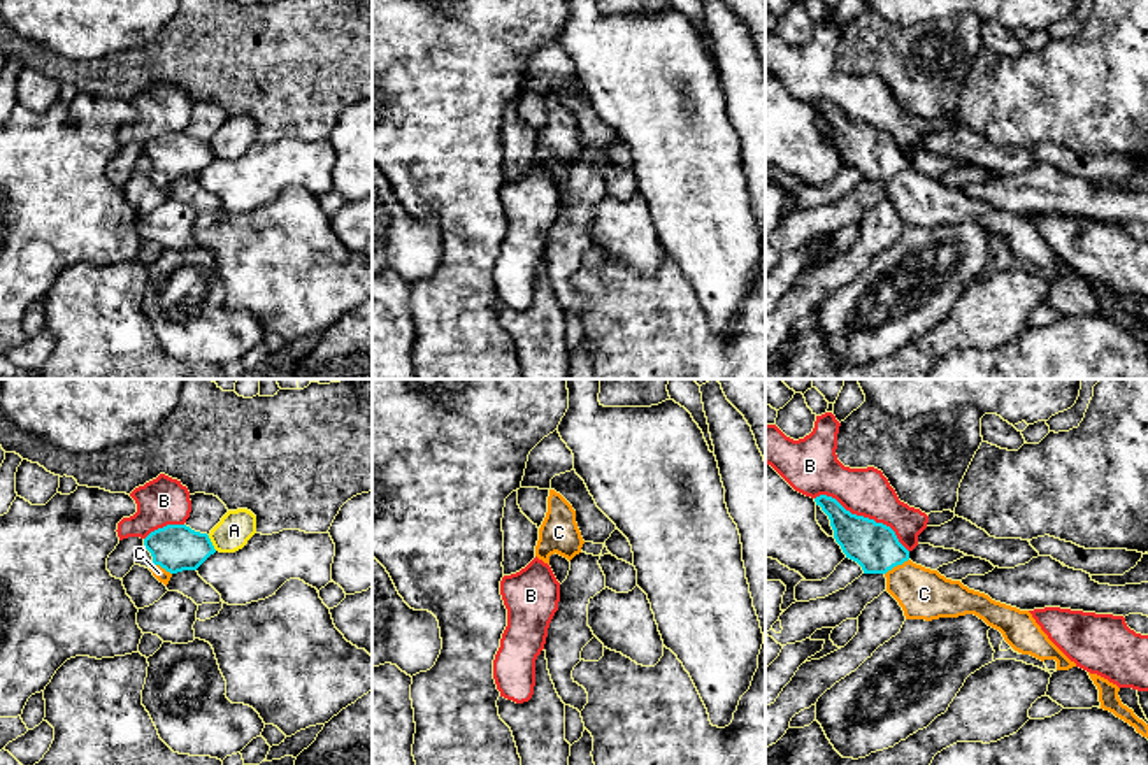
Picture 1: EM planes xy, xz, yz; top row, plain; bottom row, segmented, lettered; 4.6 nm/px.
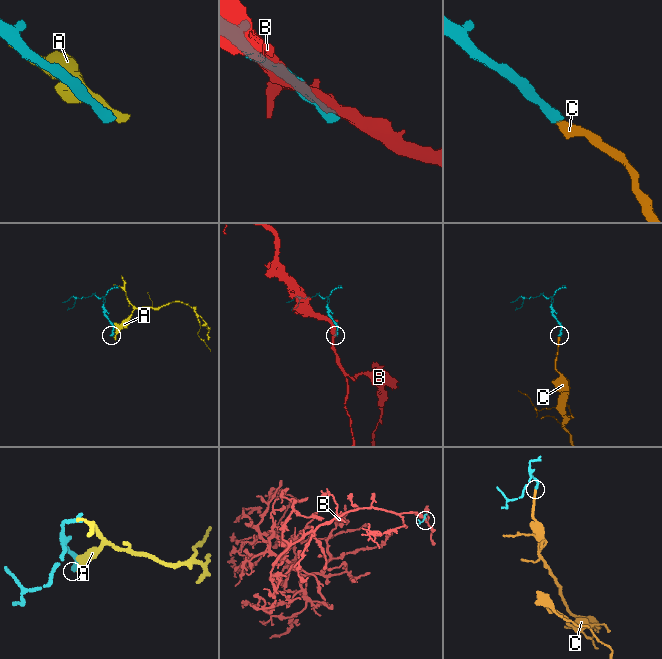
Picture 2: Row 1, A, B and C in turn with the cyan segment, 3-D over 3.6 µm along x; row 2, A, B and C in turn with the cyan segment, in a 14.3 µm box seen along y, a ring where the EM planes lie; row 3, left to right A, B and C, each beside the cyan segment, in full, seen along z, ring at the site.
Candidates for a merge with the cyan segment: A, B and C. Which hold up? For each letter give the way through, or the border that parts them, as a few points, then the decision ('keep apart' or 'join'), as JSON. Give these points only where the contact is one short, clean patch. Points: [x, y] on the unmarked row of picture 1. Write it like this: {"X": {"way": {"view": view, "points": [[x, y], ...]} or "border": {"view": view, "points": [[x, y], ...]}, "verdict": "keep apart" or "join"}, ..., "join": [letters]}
{"A": {"verdict": "keep apart"}, "B": {"verdict": "keep apart"}, "C": {"way": {"view": "yz", "points": [[875, 153], [896, 172], [924, 200]]}, "verdict": "join"}, "join": ["C"]}

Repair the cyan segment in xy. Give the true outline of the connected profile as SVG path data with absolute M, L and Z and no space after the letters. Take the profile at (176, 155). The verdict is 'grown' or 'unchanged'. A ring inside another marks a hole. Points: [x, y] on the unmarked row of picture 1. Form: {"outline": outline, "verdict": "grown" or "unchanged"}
{"outline": "M167 132L151 139L144 146L144 154L153 163L149 177L165 193L174 181L197 177L216 160L207 140L195 139L186 132Z", "verdict": "grown"}

